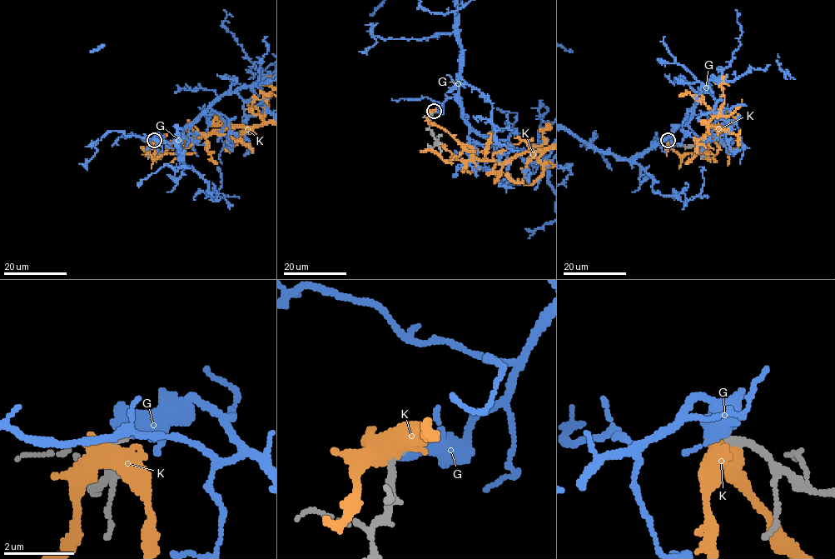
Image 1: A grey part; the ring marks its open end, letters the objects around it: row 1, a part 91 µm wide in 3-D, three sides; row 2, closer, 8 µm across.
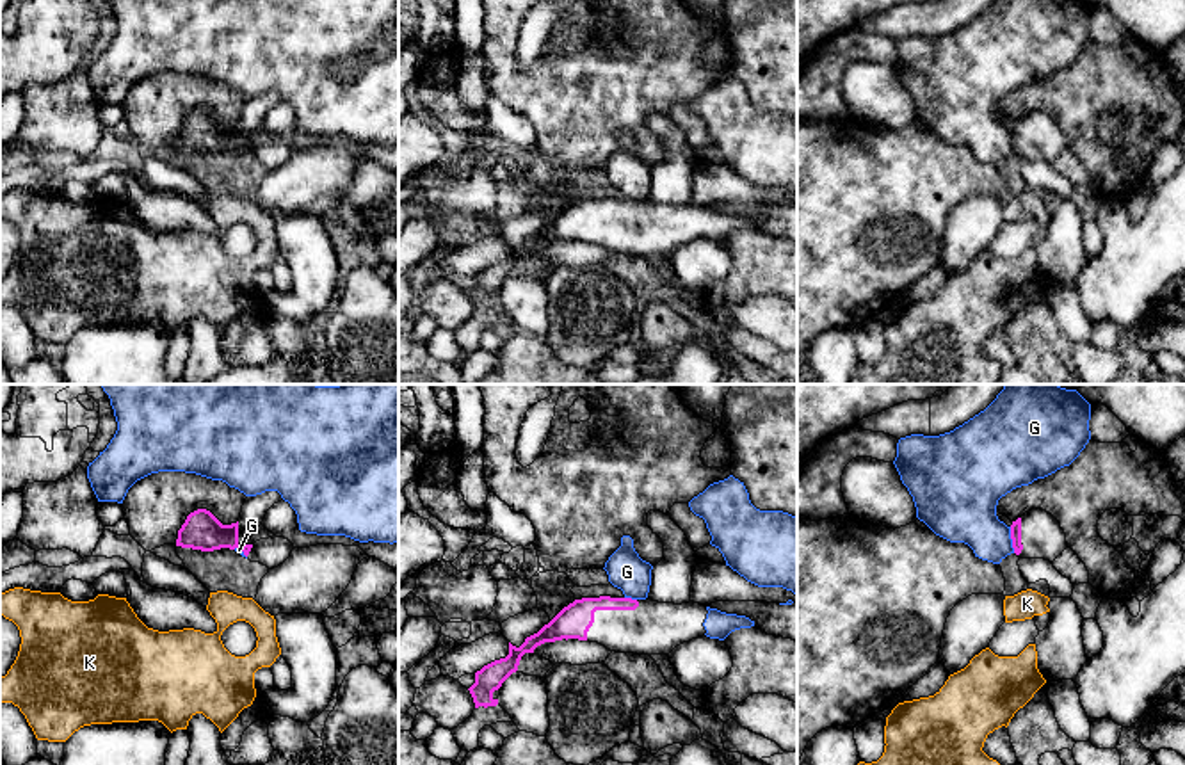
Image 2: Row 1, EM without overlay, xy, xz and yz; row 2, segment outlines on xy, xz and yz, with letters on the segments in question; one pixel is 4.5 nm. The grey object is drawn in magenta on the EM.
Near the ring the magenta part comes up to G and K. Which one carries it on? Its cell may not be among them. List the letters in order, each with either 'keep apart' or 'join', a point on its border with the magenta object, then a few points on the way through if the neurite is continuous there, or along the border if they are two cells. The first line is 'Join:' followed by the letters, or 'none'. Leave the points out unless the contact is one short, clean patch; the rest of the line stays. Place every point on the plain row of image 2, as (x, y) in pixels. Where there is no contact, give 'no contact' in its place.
Join: G
G: join; contact yz (1011, 139)
K: keep apart; no contact

